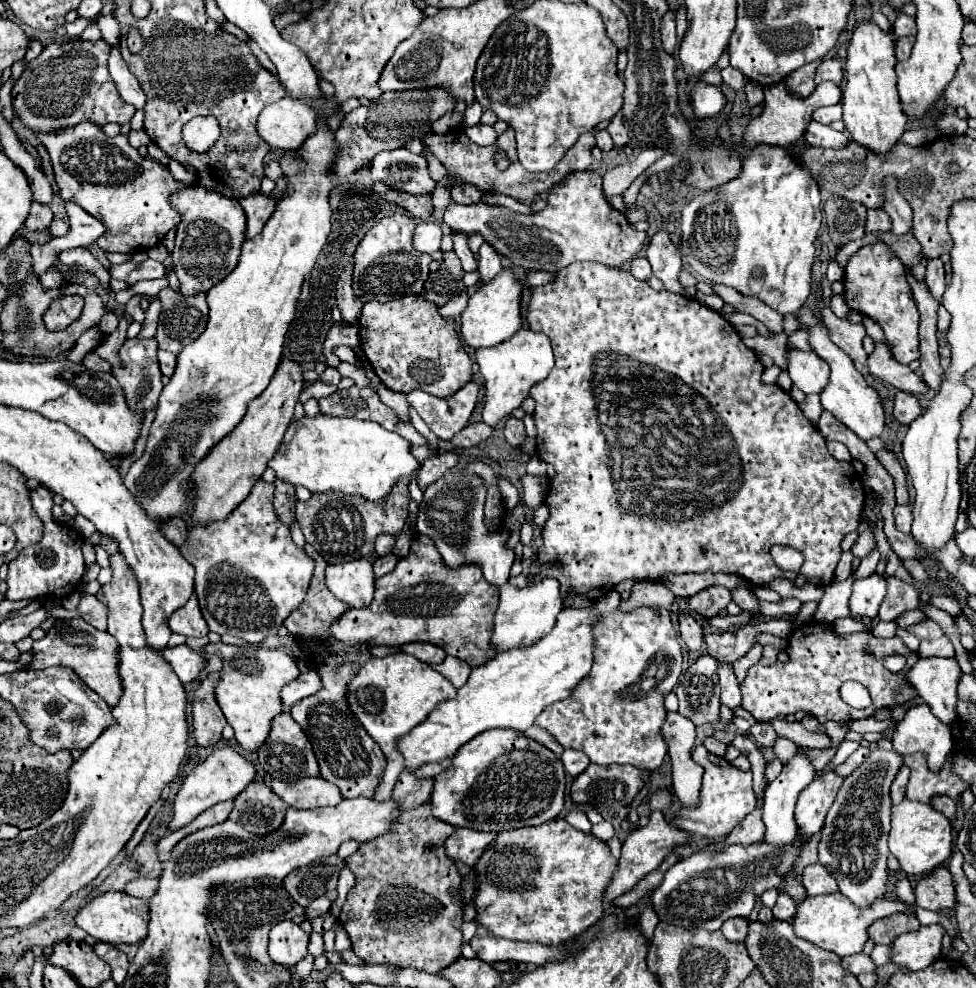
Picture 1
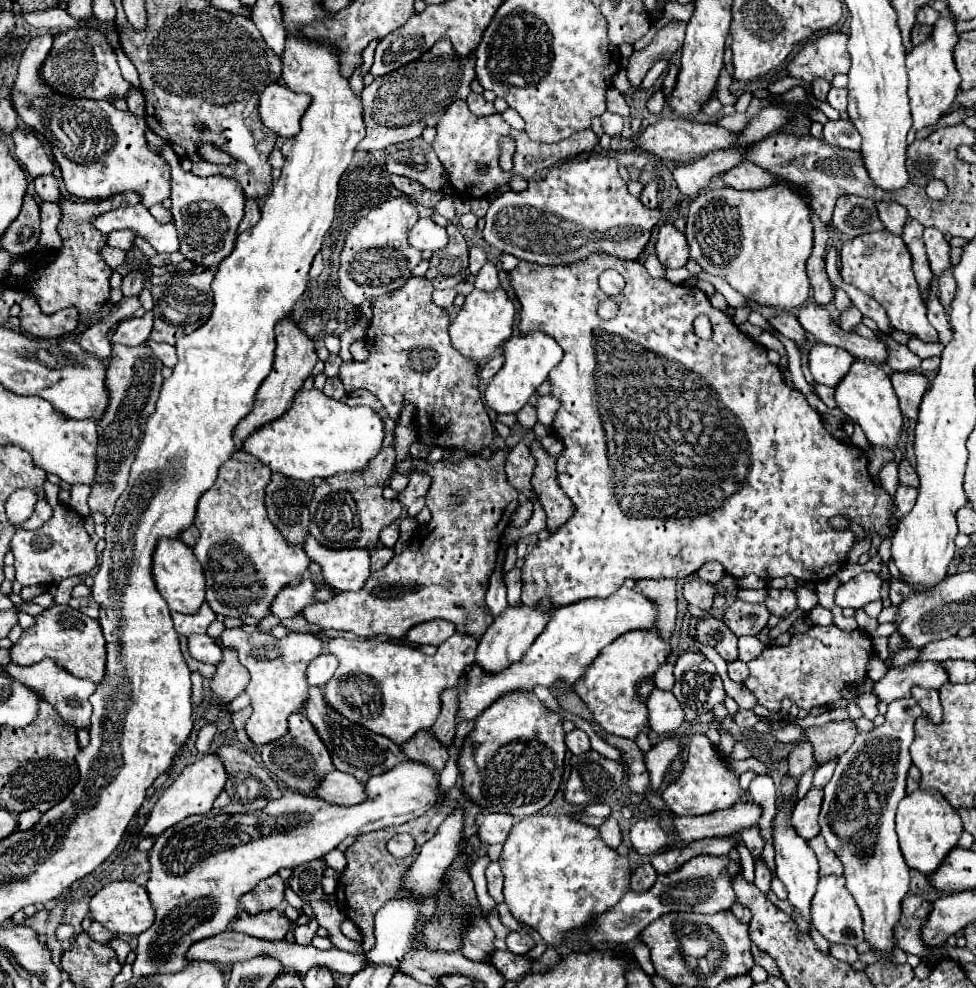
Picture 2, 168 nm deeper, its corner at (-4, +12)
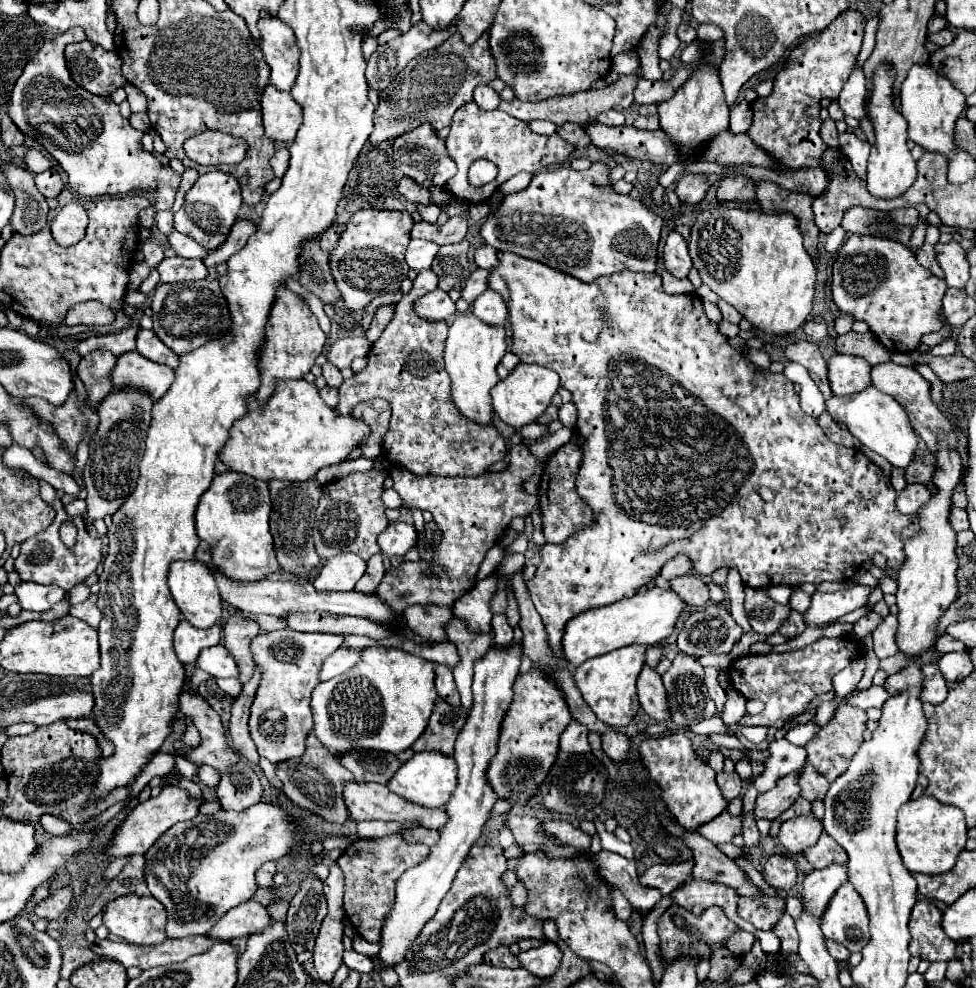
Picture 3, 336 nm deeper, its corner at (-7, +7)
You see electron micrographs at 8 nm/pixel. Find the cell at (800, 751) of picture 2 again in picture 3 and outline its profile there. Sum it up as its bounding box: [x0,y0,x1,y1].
[797,763,829,801]

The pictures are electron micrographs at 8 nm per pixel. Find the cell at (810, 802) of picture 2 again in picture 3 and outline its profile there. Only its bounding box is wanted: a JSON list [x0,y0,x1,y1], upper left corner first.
[777,813,823,853]

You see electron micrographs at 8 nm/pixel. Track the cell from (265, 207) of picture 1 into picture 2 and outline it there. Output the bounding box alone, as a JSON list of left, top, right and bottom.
[238,200,260,234]

